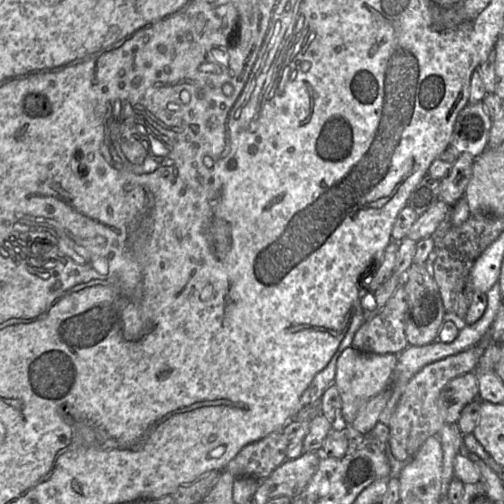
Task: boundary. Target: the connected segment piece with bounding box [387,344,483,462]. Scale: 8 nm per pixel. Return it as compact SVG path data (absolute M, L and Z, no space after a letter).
M480 344L456 355L448 356L424 366L407 383L388 423L388 448L400 461L412 459L425 440L436 435L445 423L439 407L439 397L444 386L452 379L476 370L483 353Z

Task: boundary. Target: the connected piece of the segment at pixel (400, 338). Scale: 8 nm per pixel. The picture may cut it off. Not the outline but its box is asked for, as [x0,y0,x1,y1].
[351,284,409,354]

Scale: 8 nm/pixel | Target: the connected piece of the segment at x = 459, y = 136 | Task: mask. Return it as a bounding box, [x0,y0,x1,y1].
[449,101,492,158]

